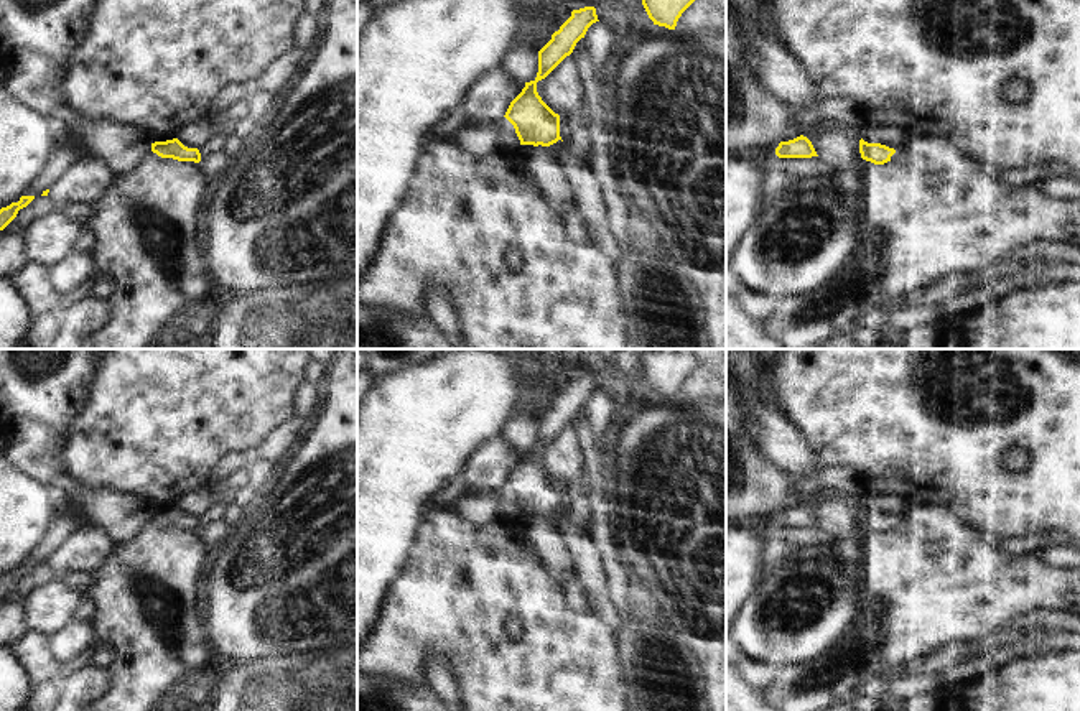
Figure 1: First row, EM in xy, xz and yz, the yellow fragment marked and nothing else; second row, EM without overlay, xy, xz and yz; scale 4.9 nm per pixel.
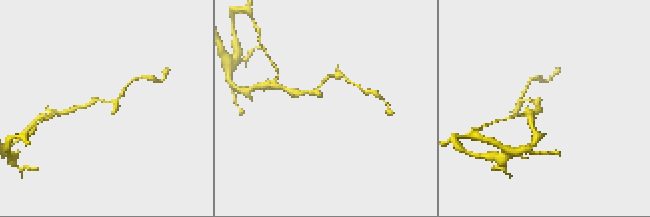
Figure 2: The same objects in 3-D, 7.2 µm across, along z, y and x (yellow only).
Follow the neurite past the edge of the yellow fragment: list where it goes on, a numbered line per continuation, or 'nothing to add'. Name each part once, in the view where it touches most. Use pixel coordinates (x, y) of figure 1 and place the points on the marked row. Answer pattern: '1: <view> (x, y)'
1: yz (896, 144)

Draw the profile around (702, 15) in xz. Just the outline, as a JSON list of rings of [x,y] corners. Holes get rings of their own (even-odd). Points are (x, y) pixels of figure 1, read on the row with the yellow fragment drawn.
[[[695,0],[678,18],[677,35],[726,33],[726,15],[708,0]]]

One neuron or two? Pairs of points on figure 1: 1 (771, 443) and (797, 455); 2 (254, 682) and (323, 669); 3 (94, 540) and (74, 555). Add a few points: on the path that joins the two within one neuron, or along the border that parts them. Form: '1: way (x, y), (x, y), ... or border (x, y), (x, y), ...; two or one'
1: way (777, 443), (791, 451); one
2: way (270, 682), (307, 682); one
3: way (89, 545), (79, 552); one

